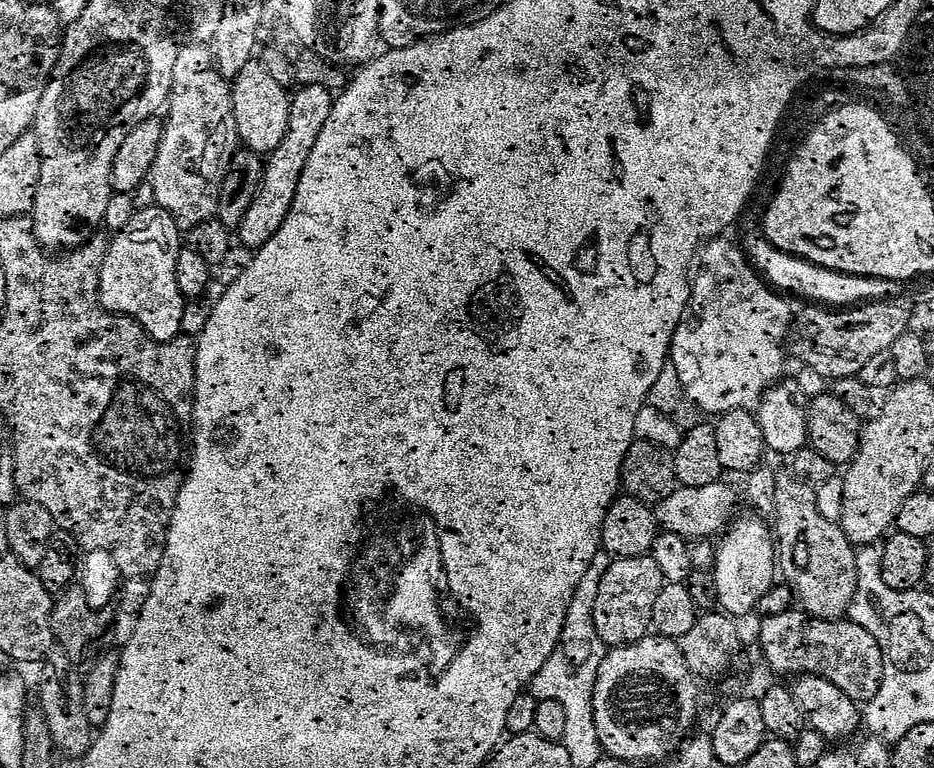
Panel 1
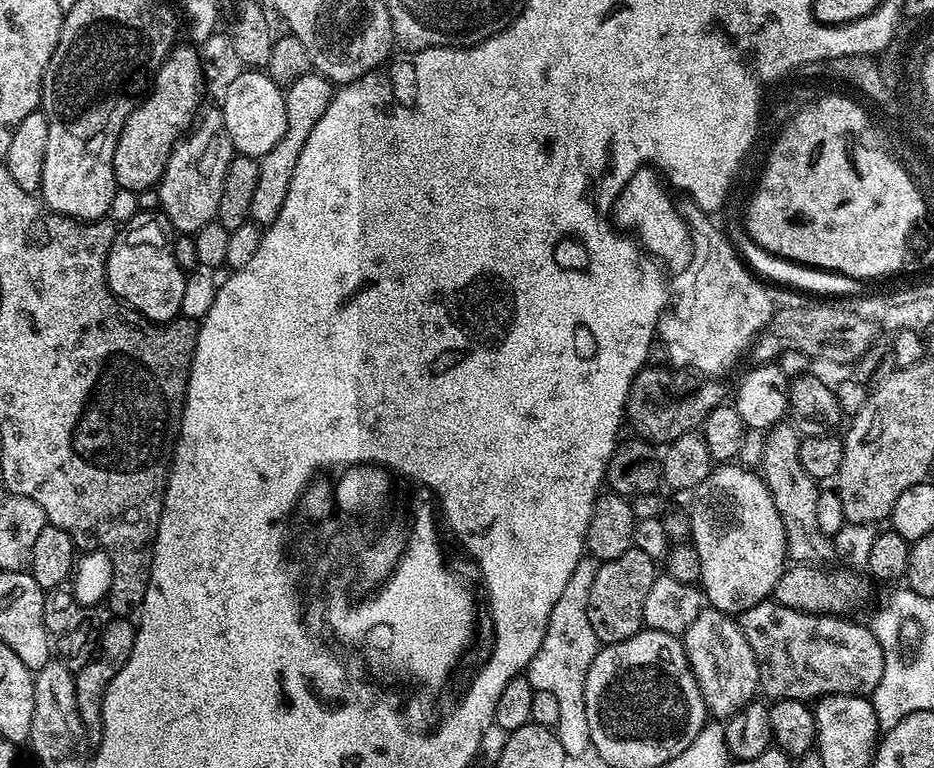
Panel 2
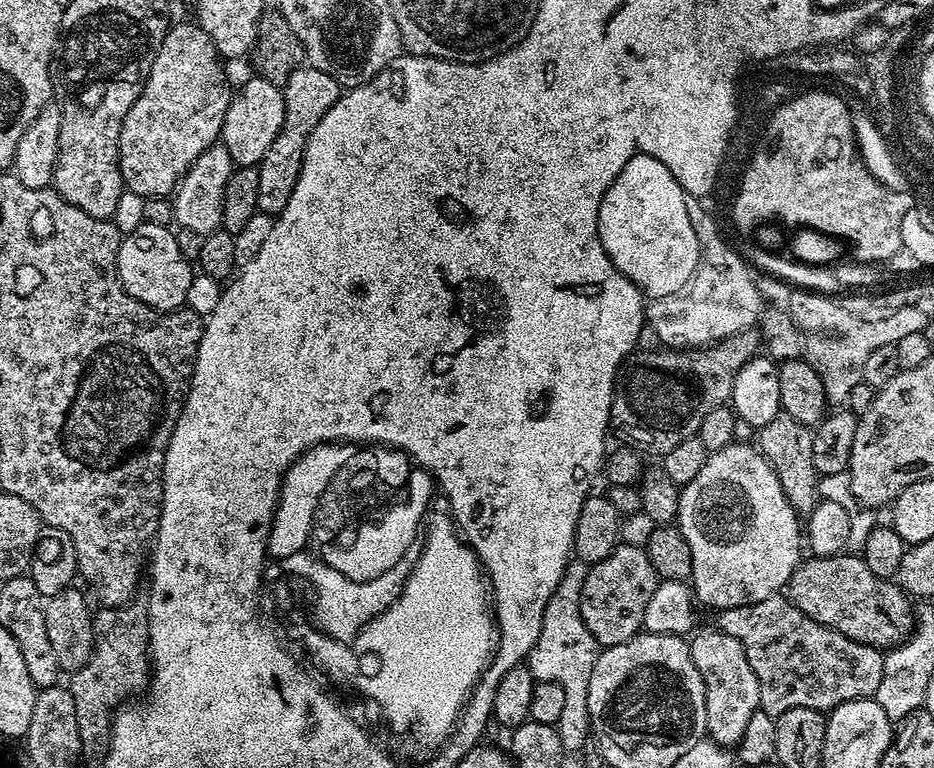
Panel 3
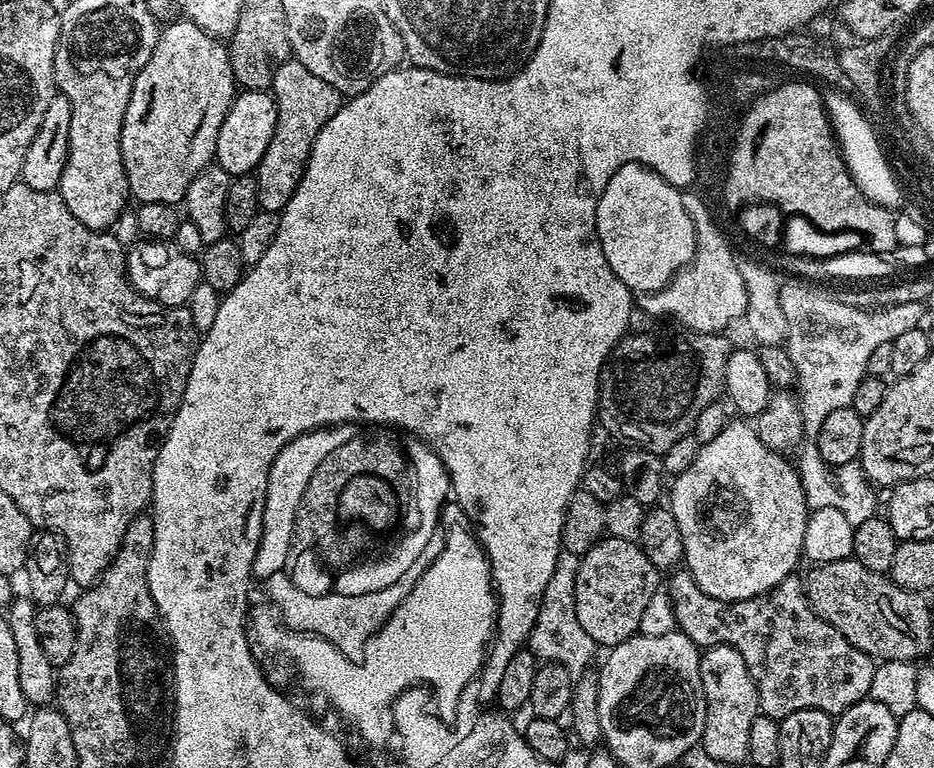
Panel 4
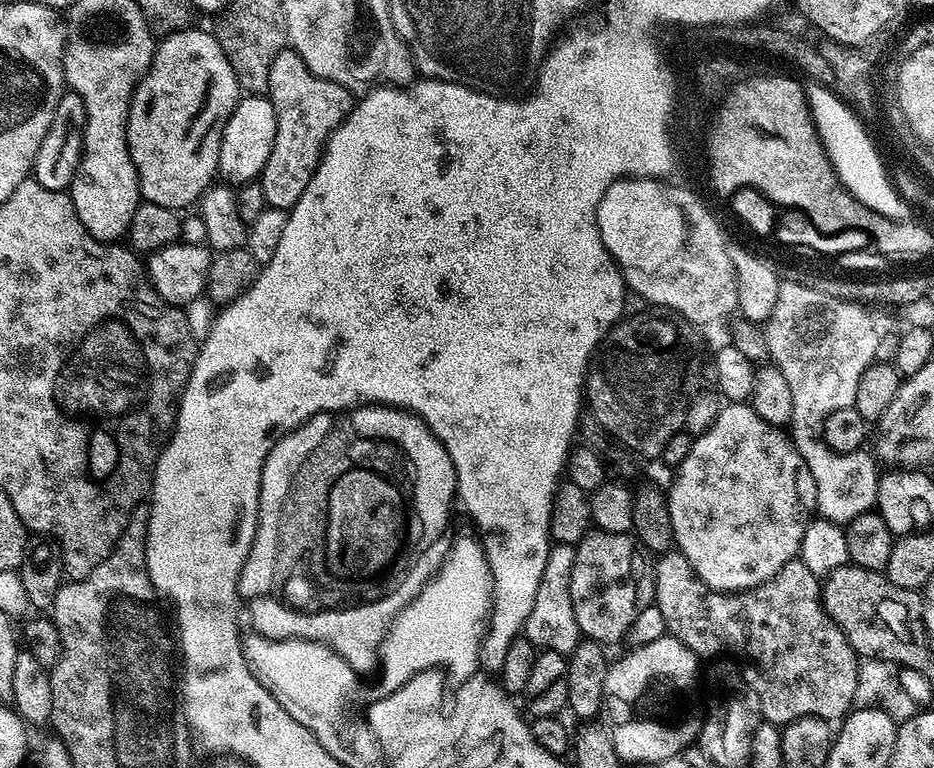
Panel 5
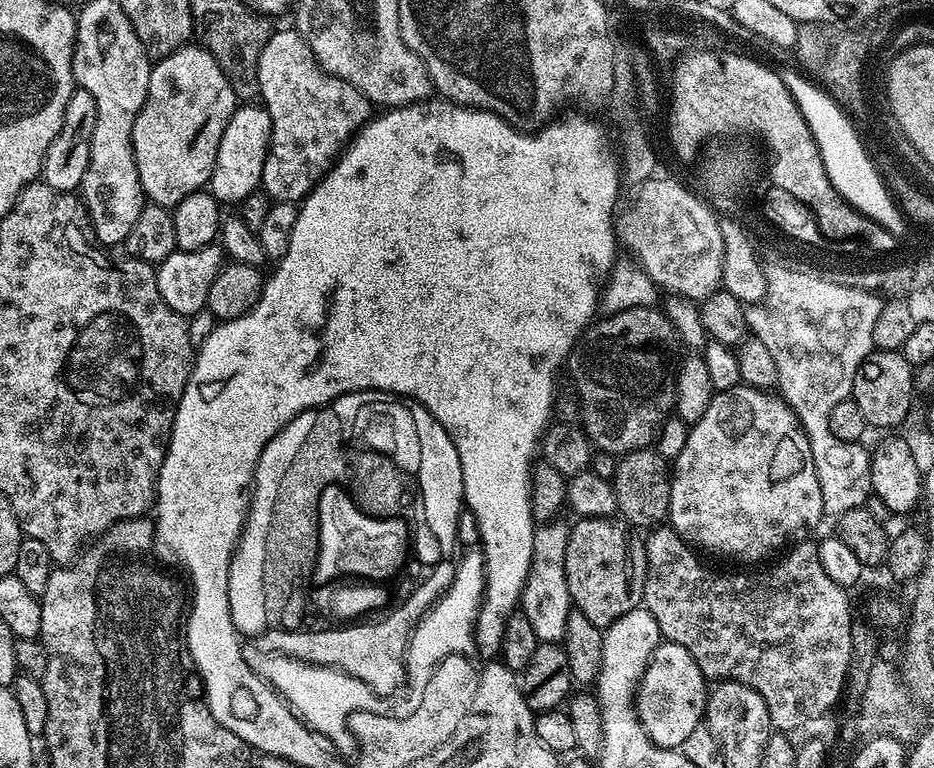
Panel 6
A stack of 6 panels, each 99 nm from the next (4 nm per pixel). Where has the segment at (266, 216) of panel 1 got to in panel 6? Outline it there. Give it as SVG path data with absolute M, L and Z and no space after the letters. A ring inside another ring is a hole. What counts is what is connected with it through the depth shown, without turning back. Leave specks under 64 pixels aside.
M295 30L273 31L258 58L259 99L267 108L272 123L272 140L260 179L263 191L273 202L296 204L312 191L312 187L327 174L334 161L344 151L352 137L368 123L374 108L370 101L350 82L331 76L320 69L310 46Z

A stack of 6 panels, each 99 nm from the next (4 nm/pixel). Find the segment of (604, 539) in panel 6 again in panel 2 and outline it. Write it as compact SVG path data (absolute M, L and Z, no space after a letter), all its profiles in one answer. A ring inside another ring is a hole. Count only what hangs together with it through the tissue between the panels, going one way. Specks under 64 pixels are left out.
M632 547L622 558L603 561L594 574L594 586L590 586L590 626L594 626L594 634L601 645L607 646L628 640L644 628L644 611L646 596L650 594L650 586L654 586L658 575L658 564L650 558L650 554L642 554L642 550Z

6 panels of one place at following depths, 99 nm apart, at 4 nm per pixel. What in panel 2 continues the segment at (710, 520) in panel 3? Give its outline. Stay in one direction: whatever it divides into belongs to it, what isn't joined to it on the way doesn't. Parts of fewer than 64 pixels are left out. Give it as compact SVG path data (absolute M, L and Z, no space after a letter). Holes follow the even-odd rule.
M728 462L713 470L695 489L696 501L690 509L690 543L698 550L703 595L711 607L729 614L765 603L790 560L782 514L774 506L767 482L763 475L755 476L738 465Z

